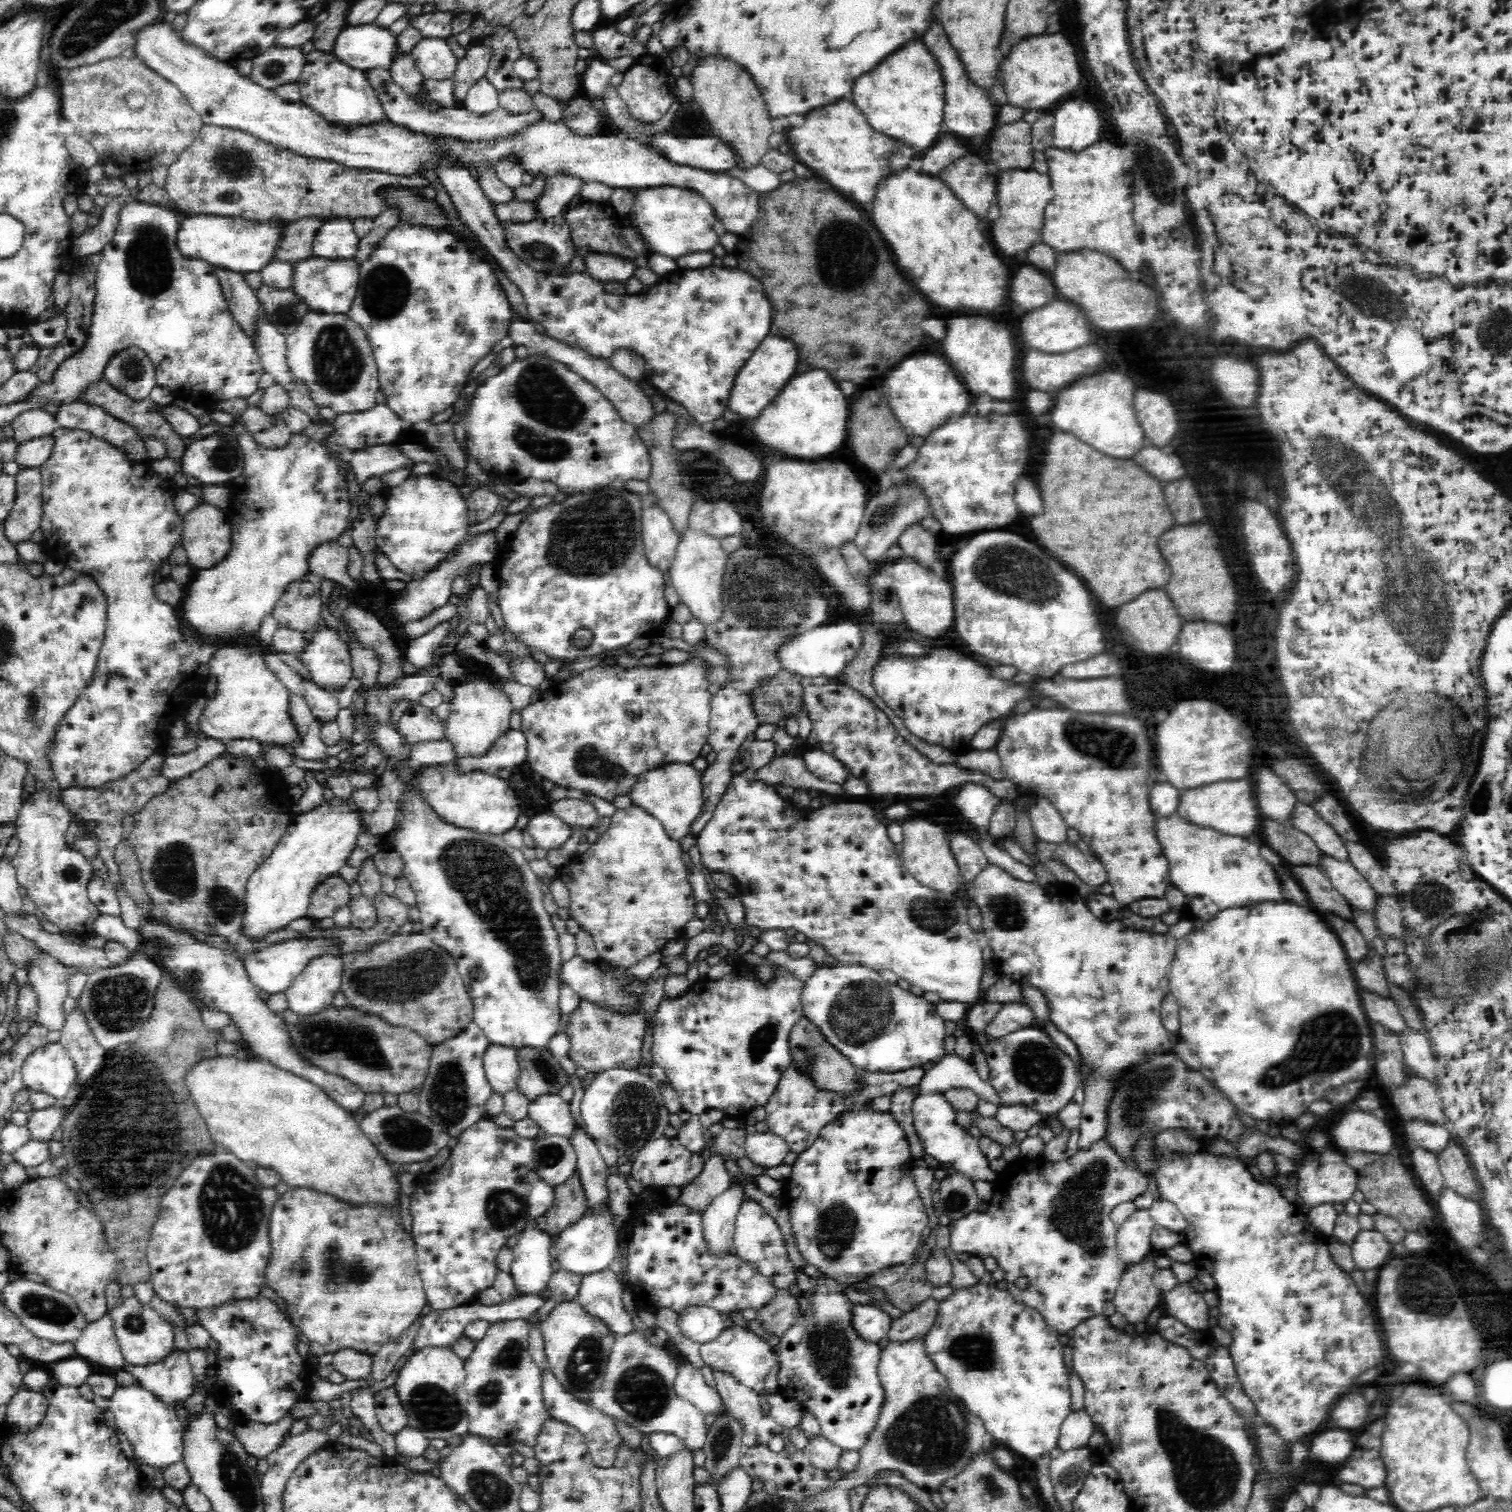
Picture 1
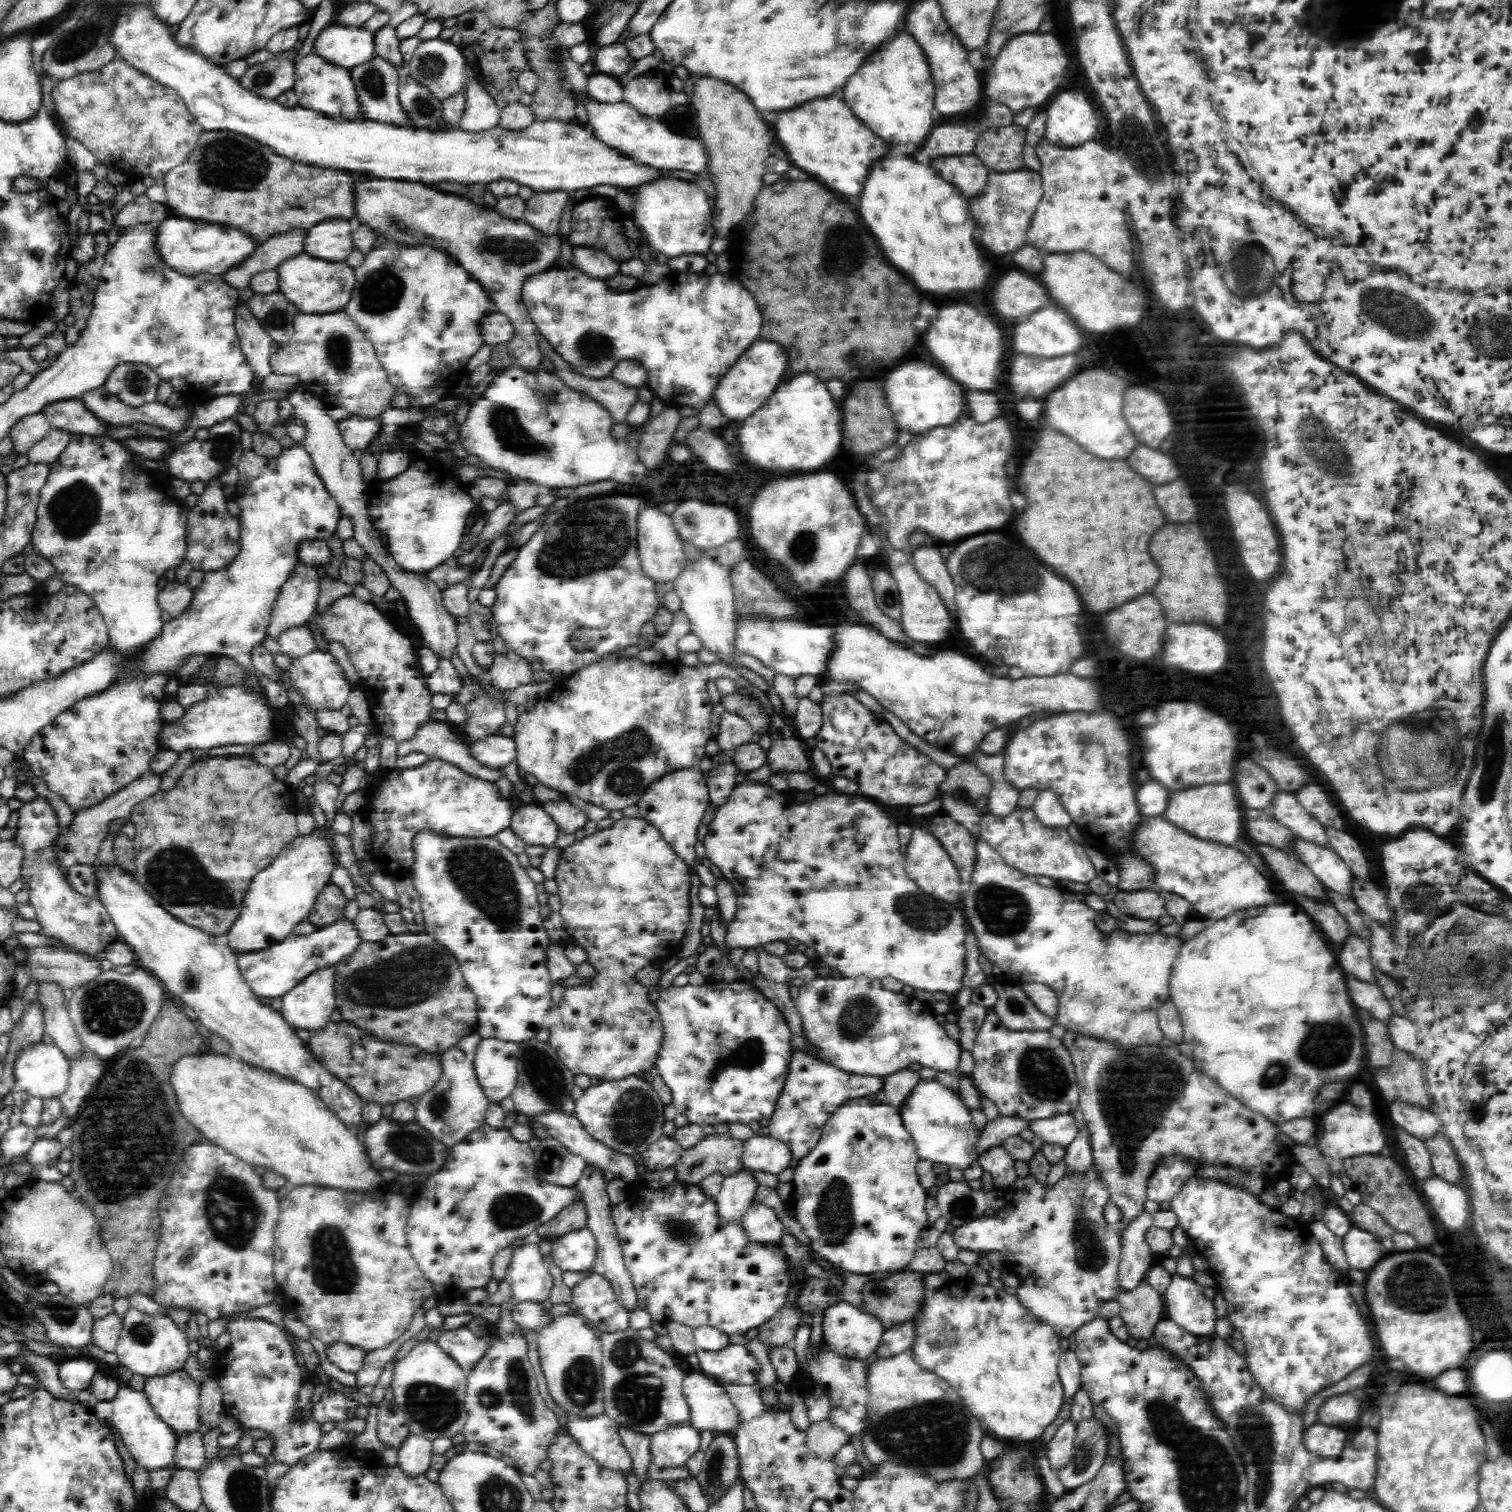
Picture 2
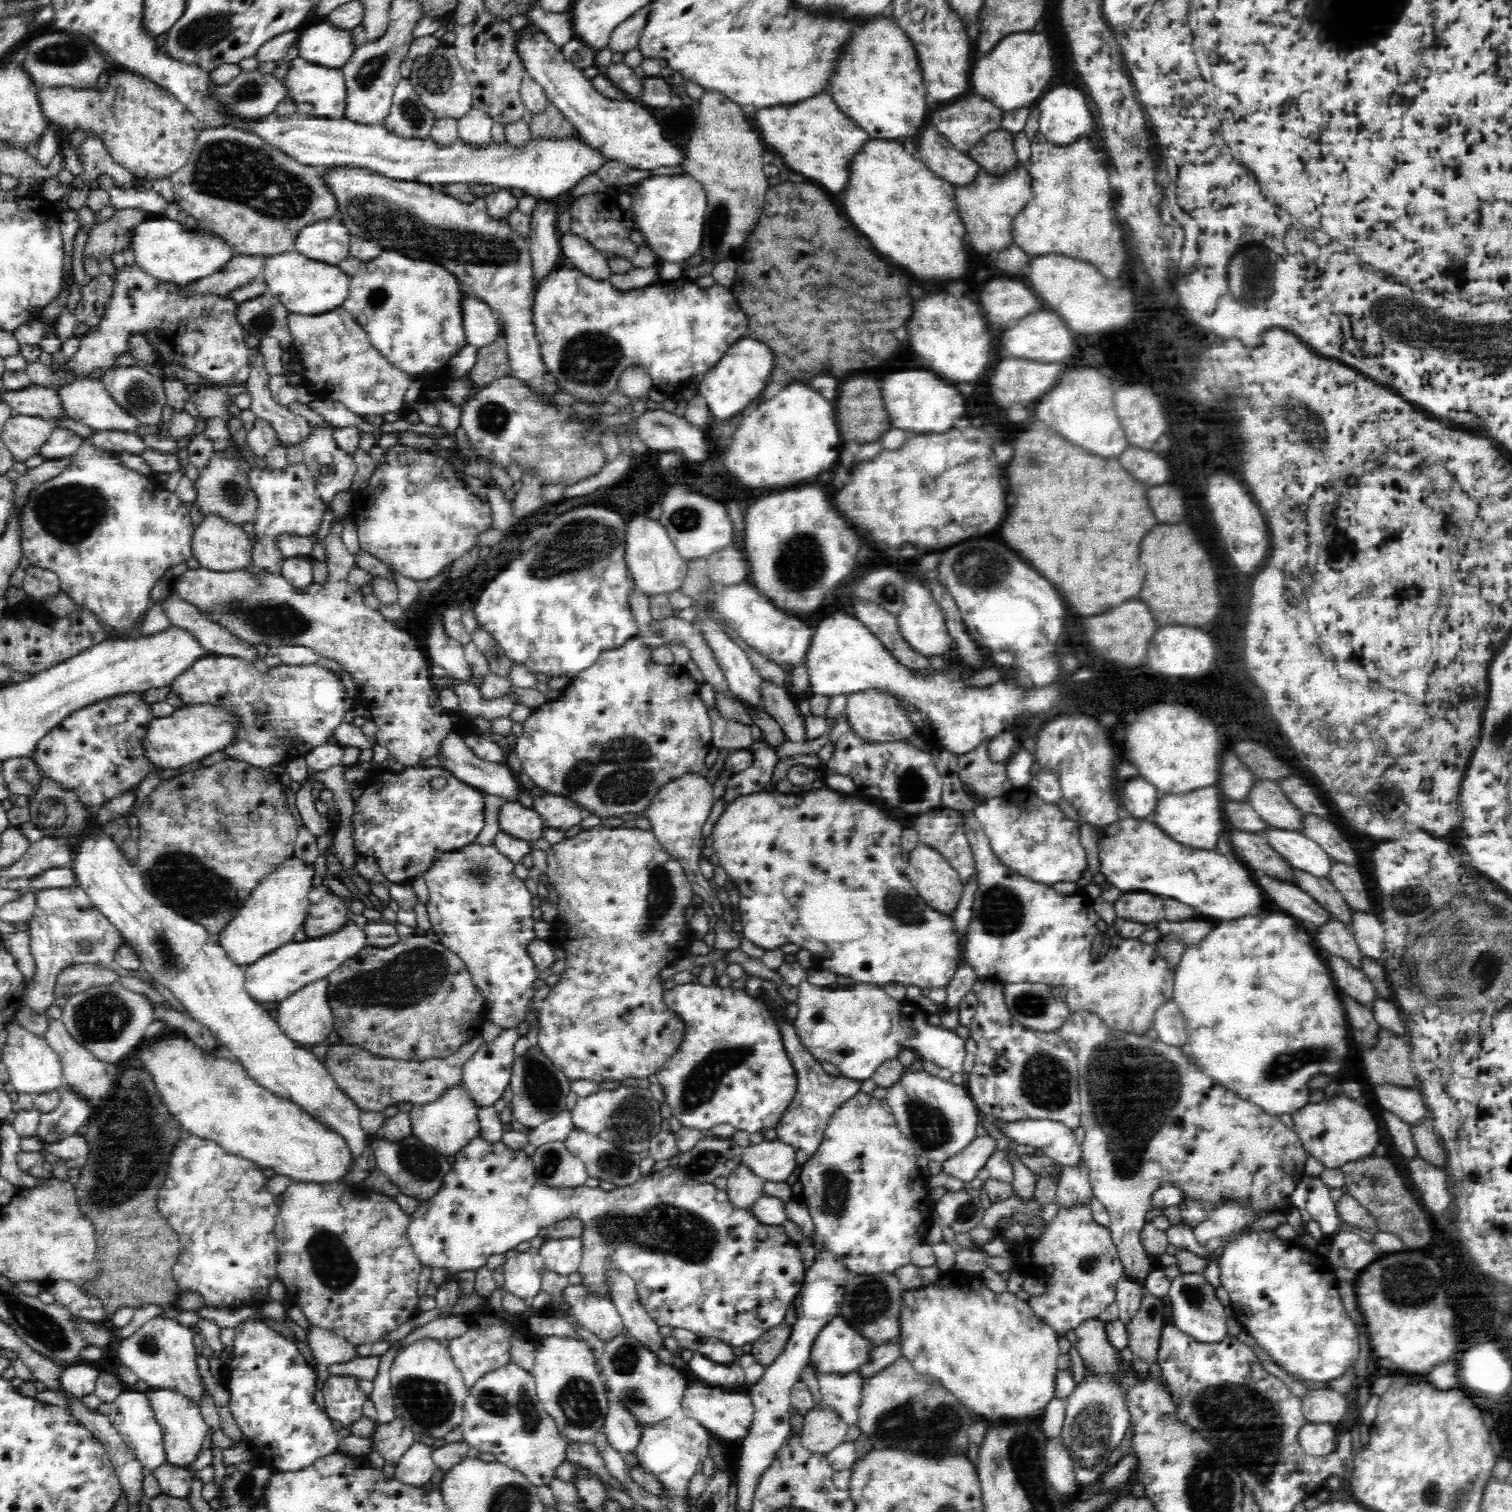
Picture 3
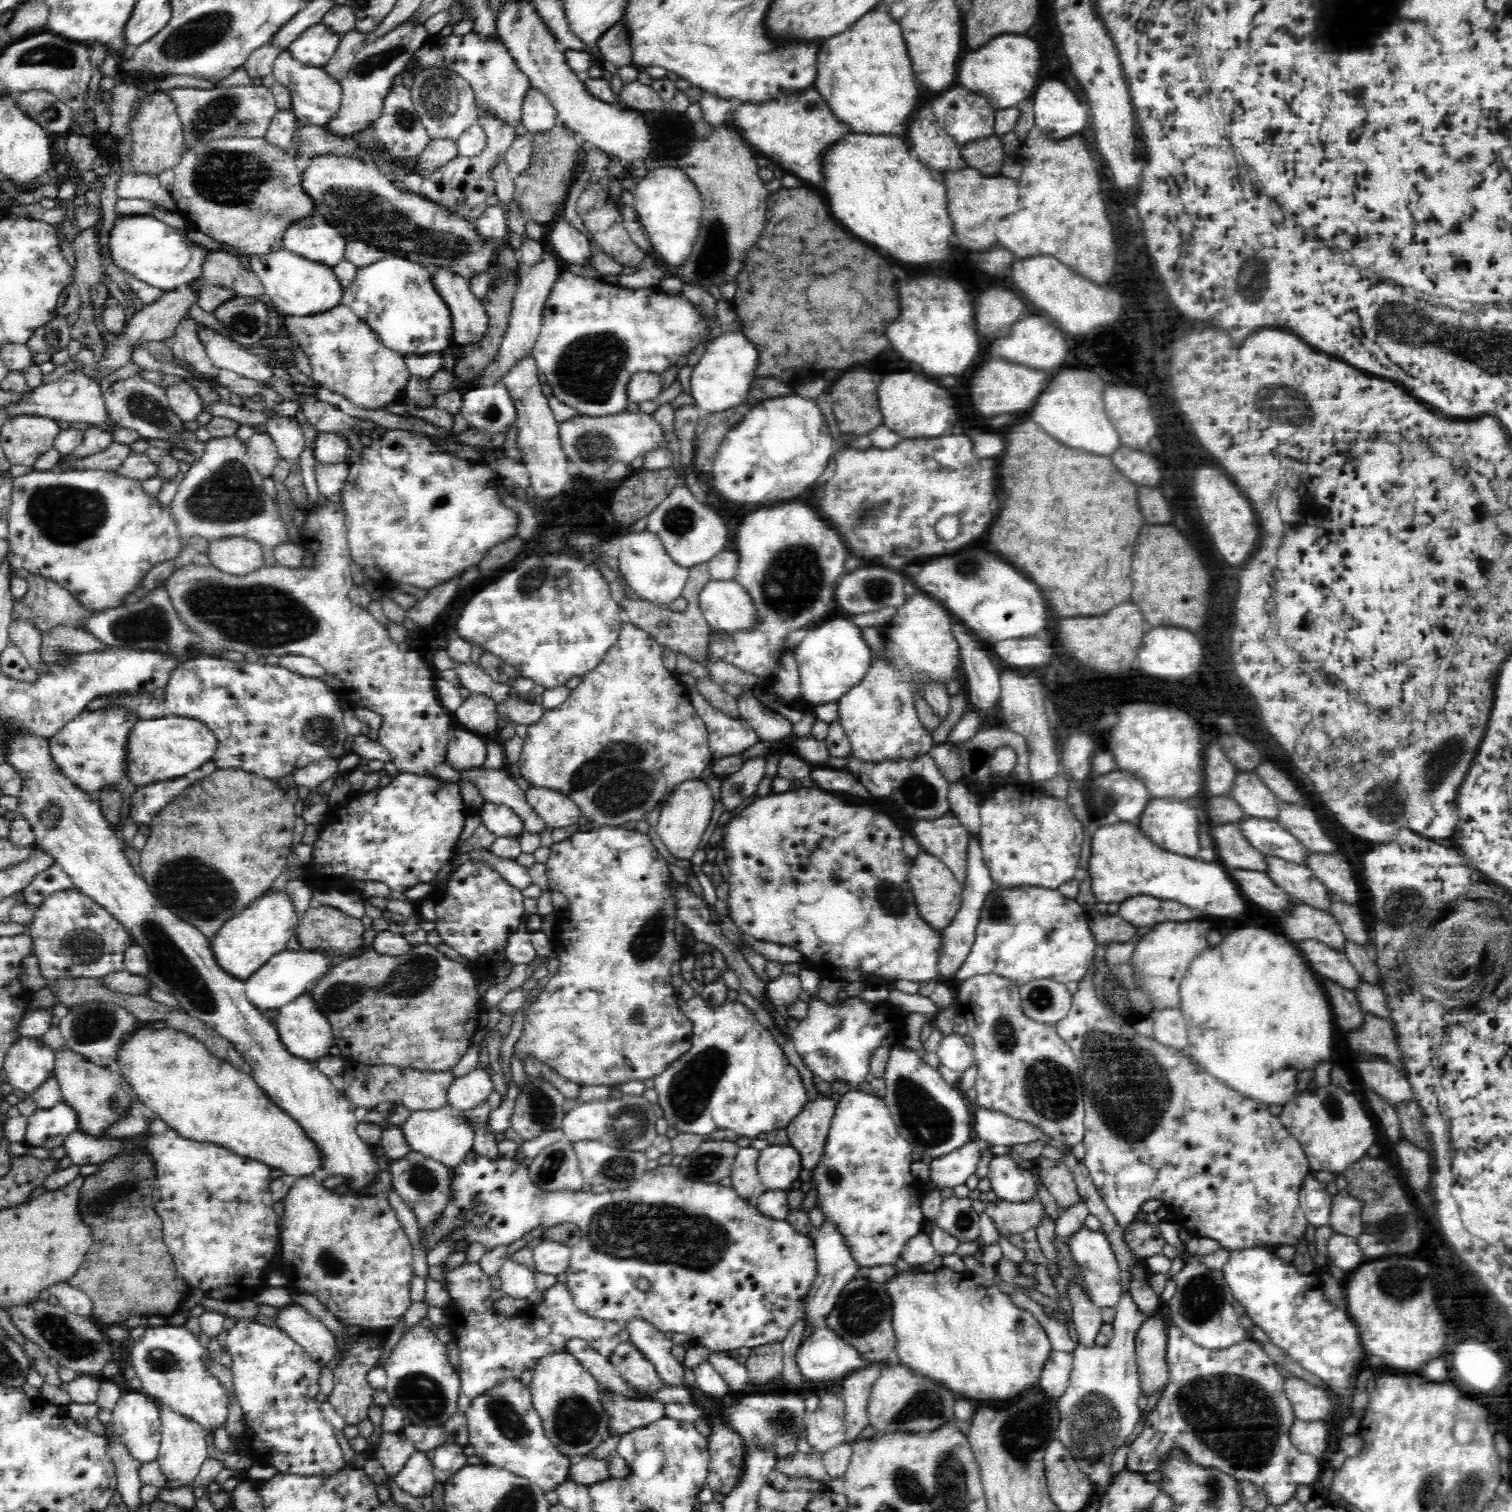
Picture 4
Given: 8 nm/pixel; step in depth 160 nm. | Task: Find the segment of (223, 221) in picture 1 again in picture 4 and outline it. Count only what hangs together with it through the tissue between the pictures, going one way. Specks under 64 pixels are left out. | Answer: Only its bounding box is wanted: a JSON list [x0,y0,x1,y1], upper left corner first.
[107,215,206,291]

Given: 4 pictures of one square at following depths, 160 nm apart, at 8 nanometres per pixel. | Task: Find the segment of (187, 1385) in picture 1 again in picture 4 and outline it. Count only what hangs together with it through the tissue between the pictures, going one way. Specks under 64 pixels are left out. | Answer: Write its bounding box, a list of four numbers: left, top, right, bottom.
[156,1405,208,1490]

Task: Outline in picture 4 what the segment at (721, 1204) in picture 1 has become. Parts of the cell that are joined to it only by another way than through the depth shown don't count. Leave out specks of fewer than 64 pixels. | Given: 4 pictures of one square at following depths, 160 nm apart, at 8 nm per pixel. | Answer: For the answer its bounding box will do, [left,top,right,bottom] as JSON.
[731,1146,767,1201]

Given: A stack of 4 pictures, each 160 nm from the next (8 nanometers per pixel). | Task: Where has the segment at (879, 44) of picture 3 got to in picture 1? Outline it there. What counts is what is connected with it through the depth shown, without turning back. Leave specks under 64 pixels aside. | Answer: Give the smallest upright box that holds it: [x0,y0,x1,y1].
[848,40,944,153]

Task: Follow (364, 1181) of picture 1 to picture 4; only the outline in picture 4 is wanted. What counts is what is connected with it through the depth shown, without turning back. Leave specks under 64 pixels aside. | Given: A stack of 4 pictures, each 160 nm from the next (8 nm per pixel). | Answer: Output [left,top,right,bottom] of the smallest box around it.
[115,1026,320,1179]

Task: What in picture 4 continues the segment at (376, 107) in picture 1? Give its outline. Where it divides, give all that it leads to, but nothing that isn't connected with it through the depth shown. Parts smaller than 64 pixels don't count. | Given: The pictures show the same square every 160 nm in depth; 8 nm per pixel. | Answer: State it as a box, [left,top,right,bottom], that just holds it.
[271,49,342,127]

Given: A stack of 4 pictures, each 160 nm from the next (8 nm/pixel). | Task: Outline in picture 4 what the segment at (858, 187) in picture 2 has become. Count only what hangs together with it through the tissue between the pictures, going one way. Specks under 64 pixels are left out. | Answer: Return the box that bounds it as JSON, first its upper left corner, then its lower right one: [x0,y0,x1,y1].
[729,90,850,184]

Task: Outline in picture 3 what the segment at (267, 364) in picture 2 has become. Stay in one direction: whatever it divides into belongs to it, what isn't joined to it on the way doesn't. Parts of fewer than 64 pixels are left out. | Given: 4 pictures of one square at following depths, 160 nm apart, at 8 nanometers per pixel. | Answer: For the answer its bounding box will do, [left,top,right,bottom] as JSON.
[245,354,311,449]

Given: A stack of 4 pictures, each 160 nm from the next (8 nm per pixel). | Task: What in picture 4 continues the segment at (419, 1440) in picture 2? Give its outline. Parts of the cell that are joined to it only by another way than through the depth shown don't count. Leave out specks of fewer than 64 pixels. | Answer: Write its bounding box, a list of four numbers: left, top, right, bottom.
[394,1451,437,1498]

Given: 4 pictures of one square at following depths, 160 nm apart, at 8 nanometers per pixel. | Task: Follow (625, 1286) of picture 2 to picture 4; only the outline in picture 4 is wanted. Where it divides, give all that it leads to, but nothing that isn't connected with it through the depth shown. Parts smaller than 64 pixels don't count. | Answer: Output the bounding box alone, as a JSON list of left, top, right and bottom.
[625,1318,685,1388]

